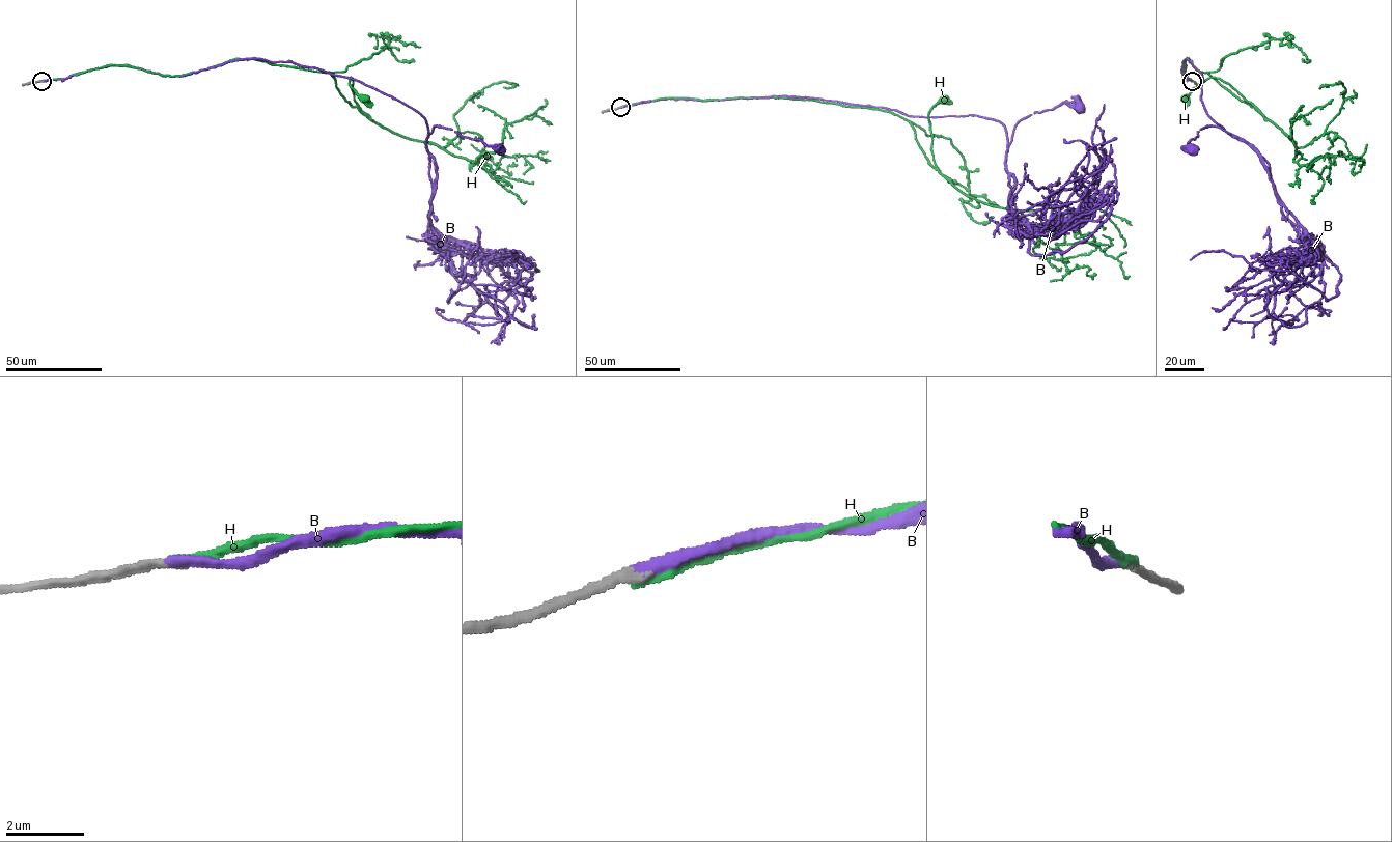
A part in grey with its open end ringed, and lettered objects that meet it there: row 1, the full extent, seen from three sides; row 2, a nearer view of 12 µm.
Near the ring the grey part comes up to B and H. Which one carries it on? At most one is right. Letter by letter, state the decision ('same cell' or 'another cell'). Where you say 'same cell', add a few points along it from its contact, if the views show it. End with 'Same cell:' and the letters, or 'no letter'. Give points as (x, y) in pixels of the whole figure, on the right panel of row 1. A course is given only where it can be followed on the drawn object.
B: same cell; course (1192, 81), (1187, 58), (1206, 113), (1237, 137), (1205, 127), (1194, 150)
H: another cell
Same cell: B

